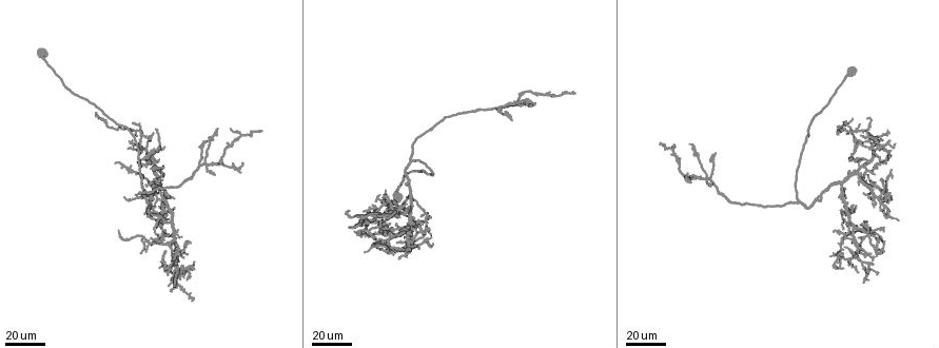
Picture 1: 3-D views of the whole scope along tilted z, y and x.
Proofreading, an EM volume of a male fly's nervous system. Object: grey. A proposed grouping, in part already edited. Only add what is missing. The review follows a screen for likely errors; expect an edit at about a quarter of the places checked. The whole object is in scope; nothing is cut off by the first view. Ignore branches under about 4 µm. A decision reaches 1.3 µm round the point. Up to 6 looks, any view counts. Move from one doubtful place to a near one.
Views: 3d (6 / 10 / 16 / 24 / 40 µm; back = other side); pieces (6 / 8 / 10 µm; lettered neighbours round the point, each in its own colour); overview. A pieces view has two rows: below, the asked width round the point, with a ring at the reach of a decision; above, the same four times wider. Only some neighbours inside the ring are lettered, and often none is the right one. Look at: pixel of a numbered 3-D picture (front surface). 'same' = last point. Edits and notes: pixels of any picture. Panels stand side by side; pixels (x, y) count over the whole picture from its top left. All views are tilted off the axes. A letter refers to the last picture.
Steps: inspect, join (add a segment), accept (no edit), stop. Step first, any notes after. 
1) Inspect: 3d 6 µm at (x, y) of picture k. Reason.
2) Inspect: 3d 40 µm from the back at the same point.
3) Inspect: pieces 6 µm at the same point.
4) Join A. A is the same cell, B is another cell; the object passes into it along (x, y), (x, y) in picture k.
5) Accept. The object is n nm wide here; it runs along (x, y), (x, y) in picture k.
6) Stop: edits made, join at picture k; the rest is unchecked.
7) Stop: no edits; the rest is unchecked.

Inspect: 3d 24 µm at (397, 241) of picture 1. An open end.

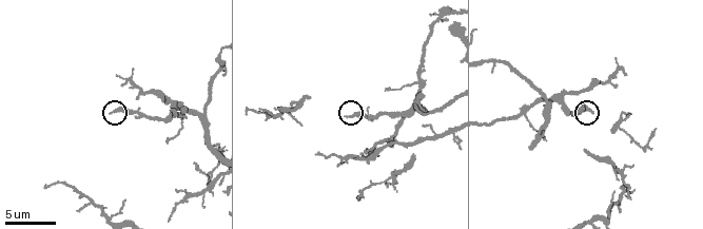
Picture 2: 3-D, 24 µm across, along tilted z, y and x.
Inspect: pieces 10 µm at (590, 111) of picture 2.

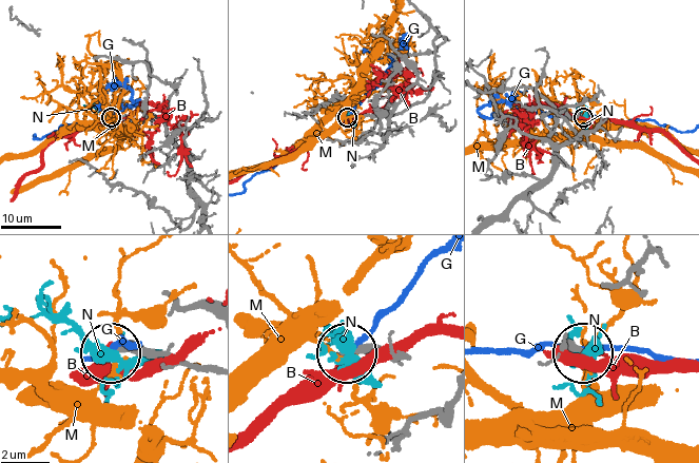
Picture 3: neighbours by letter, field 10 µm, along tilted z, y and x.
Accept. B, G, M and N are other cells; it runs along (207, 369), (156, 357), (112, 354) in picture 3; no lettered segment goes on from it.

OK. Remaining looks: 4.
Inspect: 3d 40 µm at (856, 206) of picture 1. Thin end.

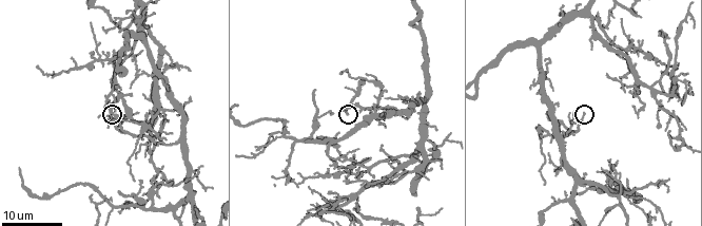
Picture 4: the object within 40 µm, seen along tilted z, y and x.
Inspect: pieces 10 µm at (585, 113) of picture 4.

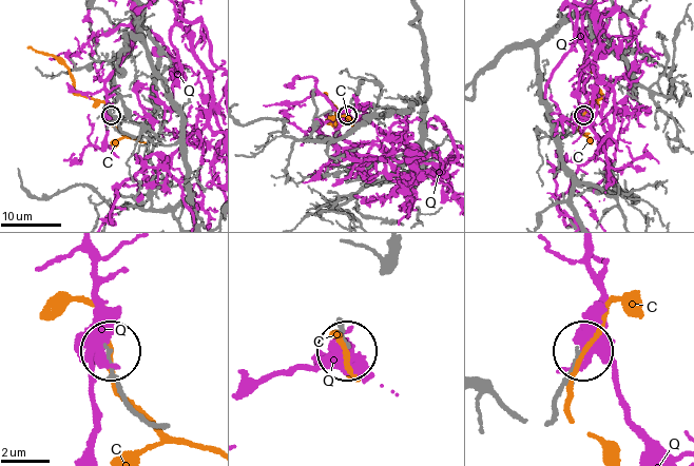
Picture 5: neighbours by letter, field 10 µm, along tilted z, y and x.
Accept. C and Q are other cells; it runs along (156, 425), (131, 404), (109, 352) in picture 5; none of them fits.

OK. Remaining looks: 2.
Inspect: 3d 24 µm at (688, 144) of picture 1. Thin end.

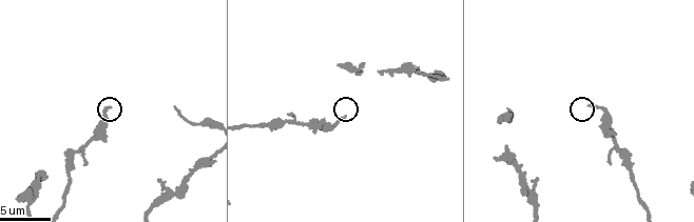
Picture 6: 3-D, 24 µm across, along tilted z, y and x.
Inspect: pieces 6 µm at (591, 106) of picture 6.

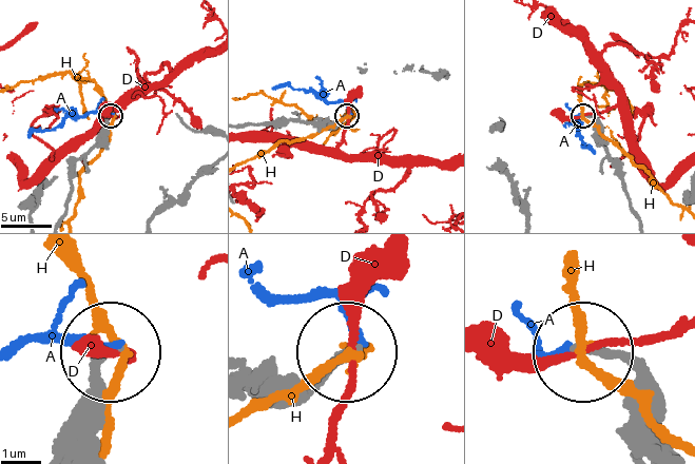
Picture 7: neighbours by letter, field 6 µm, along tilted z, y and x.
Accept. A, D and H are other cells; no lettered segment goes on from it.

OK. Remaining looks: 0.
Stop: no edits; the rest is unchecked.

